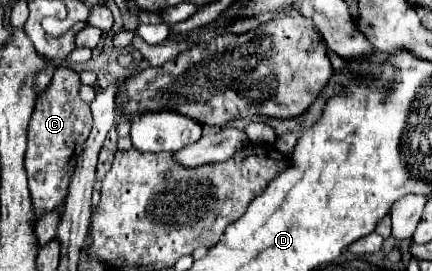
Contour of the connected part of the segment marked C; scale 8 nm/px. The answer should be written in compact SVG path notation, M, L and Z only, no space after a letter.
M64 67L56 69L56 75L52 77L52 87L48 87L44 95L40 95L32 111L24 167L28 173L28 187L36 219L62 203L64 191L68 189L68 179L72 177L72 167L76 167L82 143L88 139L88 131L92 129L90 105L80 99L78 87L80 87L78 73Z

